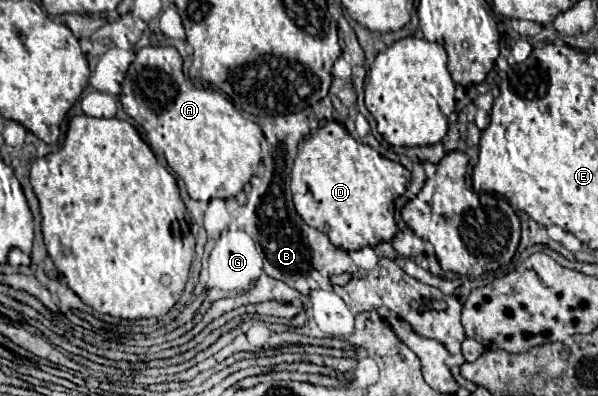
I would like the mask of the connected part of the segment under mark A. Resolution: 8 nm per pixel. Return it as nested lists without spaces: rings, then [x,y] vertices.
[[[146,46],[136,52],[136,58],[122,82],[120,102],[124,112],[138,122],[149,145],[159,150],[168,166],[184,180],[188,194],[194,200],[208,202],[210,198],[236,196],[254,176],[256,166],[260,164],[260,126],[244,118],[241,110],[222,92],[194,88],[194,84],[182,72],[182,56],[172,46]]]

